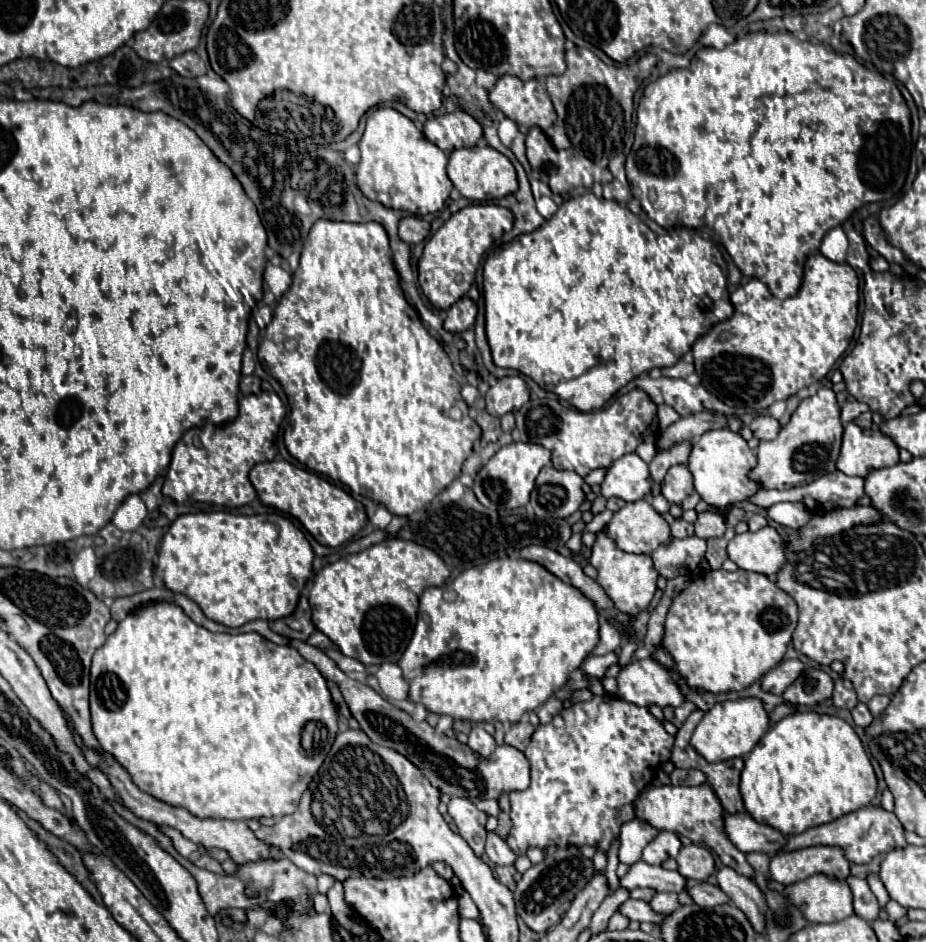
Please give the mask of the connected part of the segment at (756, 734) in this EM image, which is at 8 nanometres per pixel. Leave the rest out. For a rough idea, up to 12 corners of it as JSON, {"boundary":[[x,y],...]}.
{"boundary":[[758,698],[704,714],[690,744],[708,762],[746,756],[768,730]]}

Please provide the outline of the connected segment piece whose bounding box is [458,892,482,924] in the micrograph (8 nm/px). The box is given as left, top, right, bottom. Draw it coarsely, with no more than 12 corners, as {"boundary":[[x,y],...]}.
{"boundary":[[466,892],[460,894],[460,916],[480,920],[480,910]]}

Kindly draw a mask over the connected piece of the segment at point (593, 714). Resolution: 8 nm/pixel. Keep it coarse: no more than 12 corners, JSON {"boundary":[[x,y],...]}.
{"boundary":[[612,694],[540,724],[516,856],[602,852],[674,736]]}

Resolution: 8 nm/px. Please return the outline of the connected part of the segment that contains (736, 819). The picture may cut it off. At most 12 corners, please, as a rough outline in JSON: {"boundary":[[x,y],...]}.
{"boundary":[[748,812],[724,814],[724,828],[742,852],[774,856],[784,834]]}

